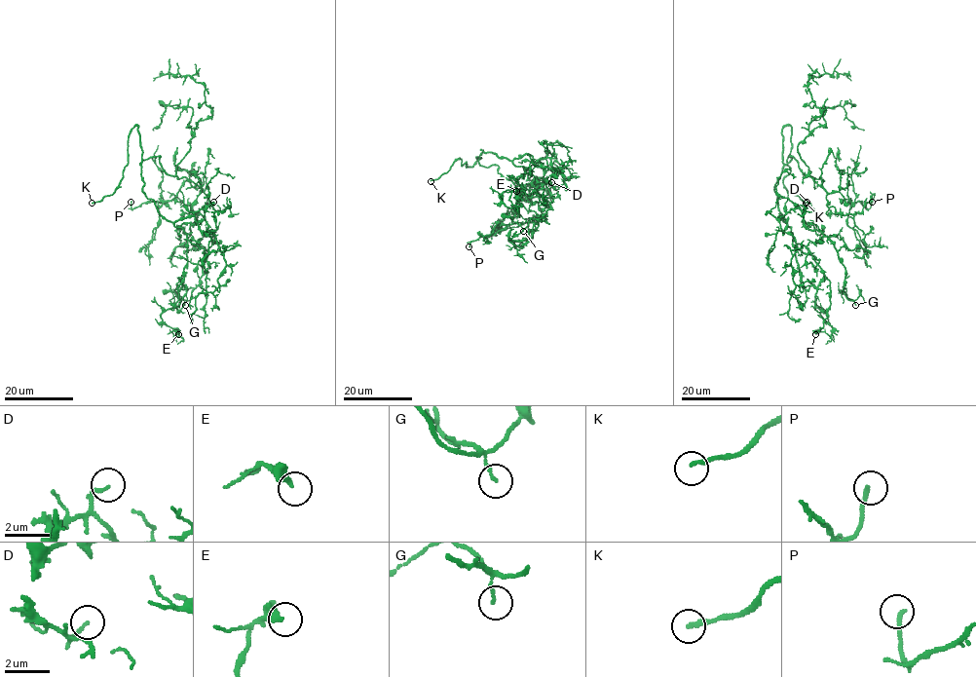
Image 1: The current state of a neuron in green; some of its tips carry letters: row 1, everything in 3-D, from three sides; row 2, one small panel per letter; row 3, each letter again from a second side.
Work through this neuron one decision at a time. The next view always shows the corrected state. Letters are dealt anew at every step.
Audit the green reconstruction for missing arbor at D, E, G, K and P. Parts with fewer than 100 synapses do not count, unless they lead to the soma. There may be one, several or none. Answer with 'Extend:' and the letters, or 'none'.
Extend: K

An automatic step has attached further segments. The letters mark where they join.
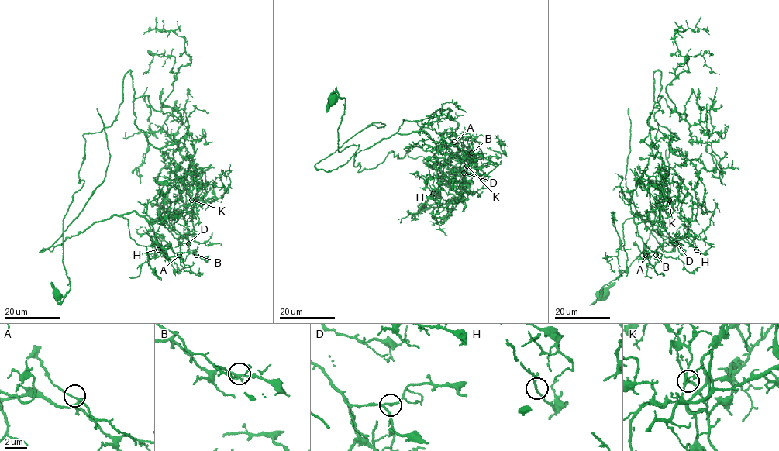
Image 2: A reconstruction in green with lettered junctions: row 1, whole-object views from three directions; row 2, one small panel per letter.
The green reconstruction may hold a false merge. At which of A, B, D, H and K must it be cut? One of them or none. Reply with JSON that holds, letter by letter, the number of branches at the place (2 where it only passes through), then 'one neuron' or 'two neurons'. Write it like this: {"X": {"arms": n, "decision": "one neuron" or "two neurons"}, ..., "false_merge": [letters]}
{"A": {"arms": 3, "decision": "one neuron"}, "B": {"arms": 3, "decision": "one neuron"}, "D": {"arms": 3, "decision": "one neuron"}, "H": {"arms": 3, "decision": "one neuron"}, "K": {"arms": 3, "decision": "two neurons"}, "false_merge": ["K"]}

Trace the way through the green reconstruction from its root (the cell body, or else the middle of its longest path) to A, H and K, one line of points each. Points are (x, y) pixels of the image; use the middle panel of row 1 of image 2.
A: (332, 98), (345, 99), (344, 114), (338, 149), (318, 169), (336, 170), (396, 133), (454, 142)
H: (332, 98), (345, 99), (344, 114), (318, 169), (424, 131), (438, 149), (433, 193)
K: (332, 98), (345, 99), (344, 114), (338, 149), (318, 169), (420, 131), (455, 146), (467, 166)

